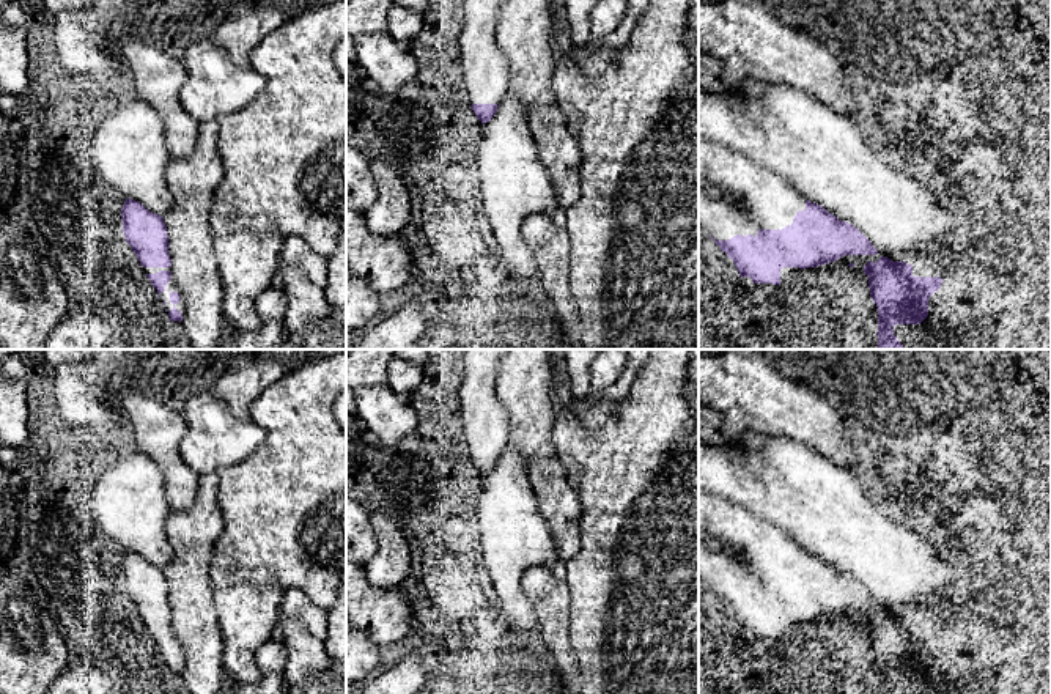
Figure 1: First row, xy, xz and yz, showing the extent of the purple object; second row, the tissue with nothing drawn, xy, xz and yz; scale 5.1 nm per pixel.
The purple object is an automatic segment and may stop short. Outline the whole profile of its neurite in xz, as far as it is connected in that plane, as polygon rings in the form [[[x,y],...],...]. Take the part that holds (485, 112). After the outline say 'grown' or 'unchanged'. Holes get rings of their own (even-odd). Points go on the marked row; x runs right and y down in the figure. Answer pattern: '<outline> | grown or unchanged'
[[[464,0],[459,61],[467,101],[481,121],[491,121],[510,87],[508,61],[496,44],[499,11],[507,0]]] | grown

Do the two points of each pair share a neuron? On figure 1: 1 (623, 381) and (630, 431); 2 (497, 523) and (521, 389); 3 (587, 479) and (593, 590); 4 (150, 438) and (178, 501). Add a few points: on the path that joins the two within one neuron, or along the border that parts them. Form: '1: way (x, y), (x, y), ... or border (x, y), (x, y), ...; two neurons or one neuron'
1: border (642, 365), (625, 395), (589, 400); two neurons
2: border (524, 472), (538, 507); two neurons
3: way (597, 507), (597, 562); one neuron
4: way (165, 454), (178, 474), (178, 485); one neuron

